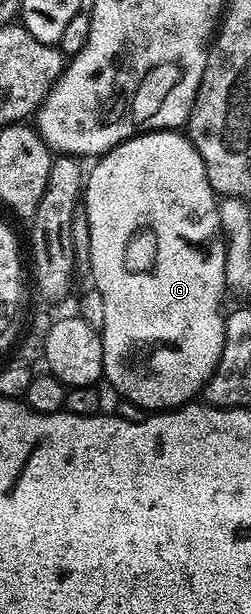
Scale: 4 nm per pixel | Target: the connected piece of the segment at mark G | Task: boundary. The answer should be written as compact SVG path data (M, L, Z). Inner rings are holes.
M153 131L141 133L121 145L116 145L109 153L103 154L95 162L92 170L87 170L86 184L82 190L82 201L87 206L90 225L90 251L86 260L92 265L91 284L102 295L106 310L104 328L99 330L104 344L104 377L125 401L132 401L145 411L167 411L179 409L182 405L195 402L203 394L204 386L214 374L222 359L224 346L225 310L224 305L224 268L226 267L226 244L224 234L220 231L220 201L217 193L210 187L202 155L192 146L192 142L180 131Z

